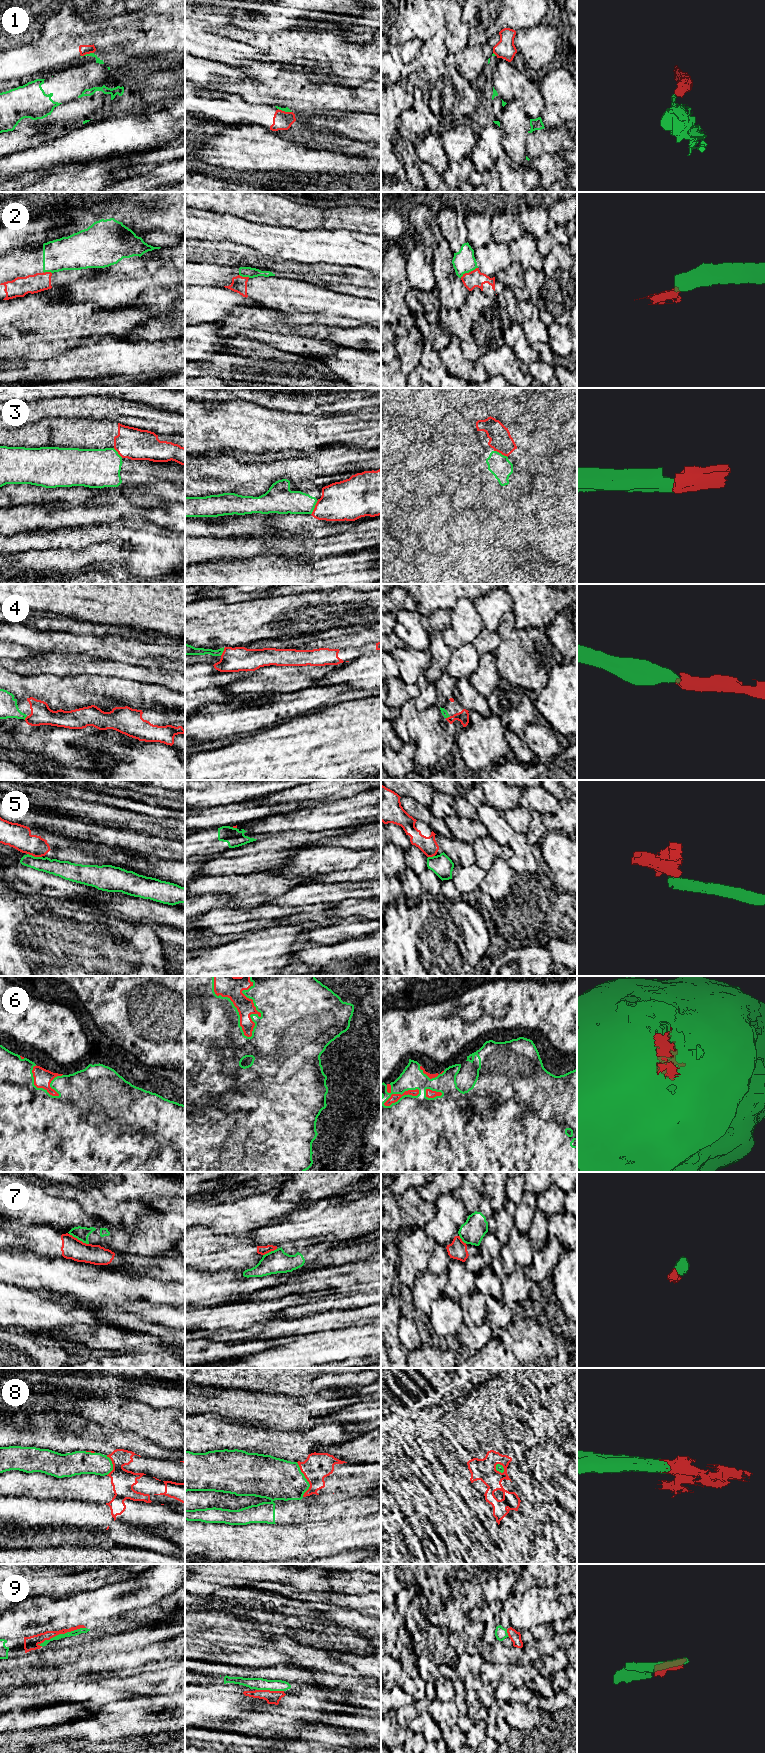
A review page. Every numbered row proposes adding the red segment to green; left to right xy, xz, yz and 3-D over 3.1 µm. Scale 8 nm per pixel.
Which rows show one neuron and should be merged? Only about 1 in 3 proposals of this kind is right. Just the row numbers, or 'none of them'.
3, 4, 6, 8, 9

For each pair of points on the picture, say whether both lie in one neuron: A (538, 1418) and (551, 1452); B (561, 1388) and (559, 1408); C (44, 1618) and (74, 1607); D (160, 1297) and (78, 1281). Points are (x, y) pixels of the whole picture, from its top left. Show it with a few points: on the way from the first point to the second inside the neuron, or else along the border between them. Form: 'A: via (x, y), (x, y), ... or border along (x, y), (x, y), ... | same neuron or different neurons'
A: border along (557, 1445), (544, 1443), (534, 1448) | different neurons
B: via (559, 1393), (559, 1403) | same neuron
C: via (51, 1614), (67, 1612) | same neuron
D: via (140, 1289), (116, 1288), (104, 1282), (98, 1282) | same neuron

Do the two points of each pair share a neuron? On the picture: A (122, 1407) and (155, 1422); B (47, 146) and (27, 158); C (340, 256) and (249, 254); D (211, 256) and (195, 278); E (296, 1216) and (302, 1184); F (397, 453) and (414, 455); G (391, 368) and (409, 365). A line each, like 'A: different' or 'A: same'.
A: same
B: same
C: different
D: different
E: different
F: different
G: different

